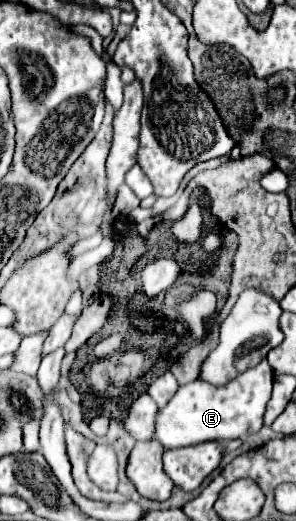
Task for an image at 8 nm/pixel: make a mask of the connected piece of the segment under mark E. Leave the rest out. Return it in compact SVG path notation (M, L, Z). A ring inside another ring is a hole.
M262 360L258 366L248 368L244 374L220 388L202 380L180 386L172 400L166 404L166 408L158 410L154 438L164 446L164 450L194 446L210 440L244 440L246 436L256 434L264 426L264 412L272 394L272 382L272 368L266 360Z

